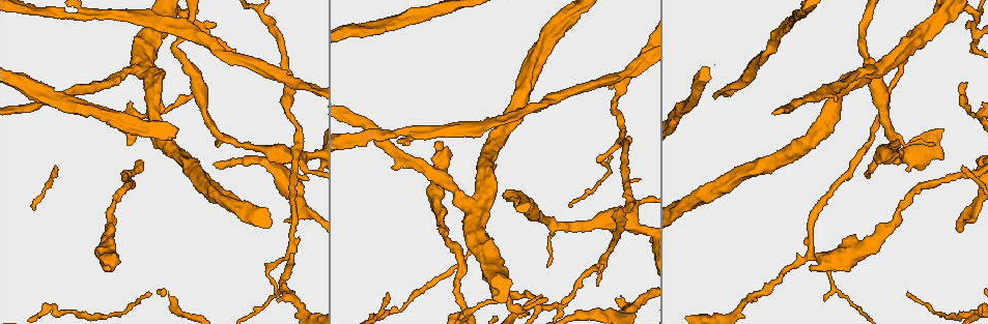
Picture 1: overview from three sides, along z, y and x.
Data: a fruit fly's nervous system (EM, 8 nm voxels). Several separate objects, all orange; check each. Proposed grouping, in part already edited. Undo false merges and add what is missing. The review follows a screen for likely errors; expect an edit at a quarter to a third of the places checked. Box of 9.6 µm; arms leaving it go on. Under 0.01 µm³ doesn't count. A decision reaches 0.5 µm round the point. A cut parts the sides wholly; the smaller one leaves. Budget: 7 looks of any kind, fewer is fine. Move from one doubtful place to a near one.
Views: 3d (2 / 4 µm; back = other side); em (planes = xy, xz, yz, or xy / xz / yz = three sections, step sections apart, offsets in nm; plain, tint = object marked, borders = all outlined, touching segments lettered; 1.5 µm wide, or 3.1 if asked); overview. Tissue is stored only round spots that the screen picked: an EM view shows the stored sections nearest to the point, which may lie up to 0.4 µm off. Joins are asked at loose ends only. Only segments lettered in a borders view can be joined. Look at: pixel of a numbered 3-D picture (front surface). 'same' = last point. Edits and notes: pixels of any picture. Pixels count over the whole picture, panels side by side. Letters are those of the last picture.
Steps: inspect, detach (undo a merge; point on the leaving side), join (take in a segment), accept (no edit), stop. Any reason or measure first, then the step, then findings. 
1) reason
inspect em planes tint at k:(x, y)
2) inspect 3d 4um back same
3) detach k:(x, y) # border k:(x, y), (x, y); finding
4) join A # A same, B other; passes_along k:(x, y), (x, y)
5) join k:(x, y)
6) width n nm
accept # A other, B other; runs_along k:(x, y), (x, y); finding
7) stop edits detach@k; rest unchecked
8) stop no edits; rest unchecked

sharp bend
inspect em yz step 8 tint at 1:(868, 56)

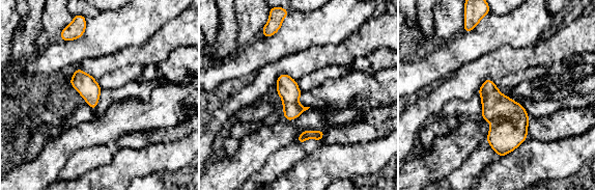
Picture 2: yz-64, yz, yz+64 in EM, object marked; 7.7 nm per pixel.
cut it another way
inspect em planes borders same

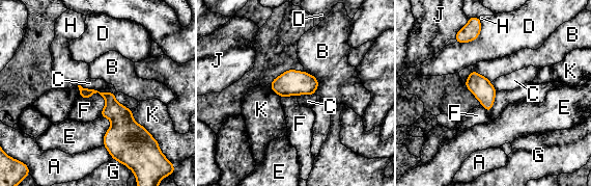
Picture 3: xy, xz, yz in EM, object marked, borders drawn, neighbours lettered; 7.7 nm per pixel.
accept # A other, B other, C other, D other, E other, F other, G other, H other, J other, K other; border 3:(79, 96), (97, 92), (101, 114); all the same cell

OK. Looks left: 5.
branch stops here
inspect em planes plain at 1:(847, 180)

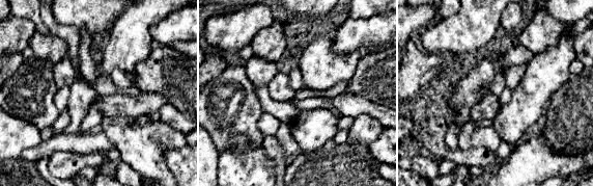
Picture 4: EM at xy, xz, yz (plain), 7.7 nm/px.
what lies round it
inspect em planes borders same

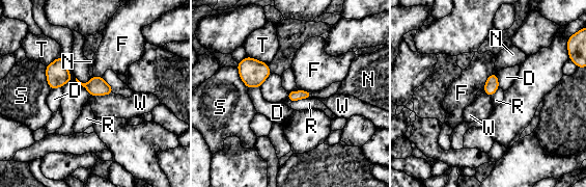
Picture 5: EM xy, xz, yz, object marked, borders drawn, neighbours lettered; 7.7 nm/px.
accept # D other, F other, N other, R other, S other, T other, W other; border 5:(309, 97), (297, 100), (286, 99); no lettered segment goes on from it

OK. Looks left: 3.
inspect 3d 4um at 1:(415, 136)

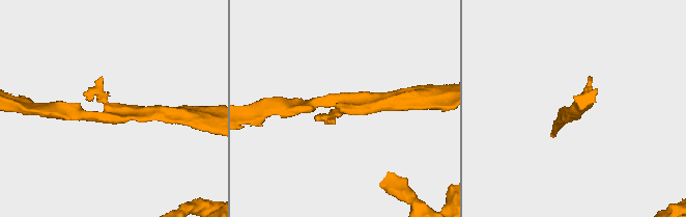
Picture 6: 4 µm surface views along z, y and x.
need the tissue
inspect em planes borders at 6:(346, 106)

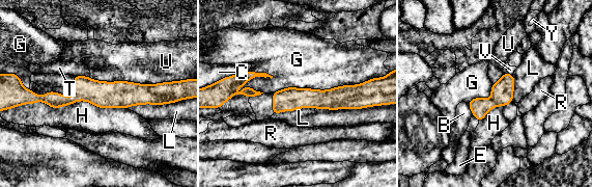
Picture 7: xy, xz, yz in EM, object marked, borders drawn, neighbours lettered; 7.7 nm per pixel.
width 180 nm; longest_contact H 800 nm
accept # B other, C other, E other, G other, H other, L other, R other, T other, U other, V other, Y other; one cell here

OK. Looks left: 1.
stop no edits; rest unchecked

